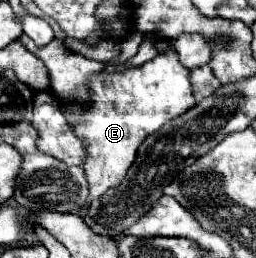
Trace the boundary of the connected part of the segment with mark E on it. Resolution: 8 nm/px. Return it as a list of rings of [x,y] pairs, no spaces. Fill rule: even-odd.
[[[173,51],[157,55],[143,63],[143,67],[129,69],[121,75],[97,73],[91,77],[91,113],[71,123],[75,133],[87,141],[85,173],[89,181],[87,203],[100,197],[111,187],[119,184],[135,161],[137,147],[147,135],[163,127],[169,119],[185,113],[195,105],[189,69],[185,69]]]

